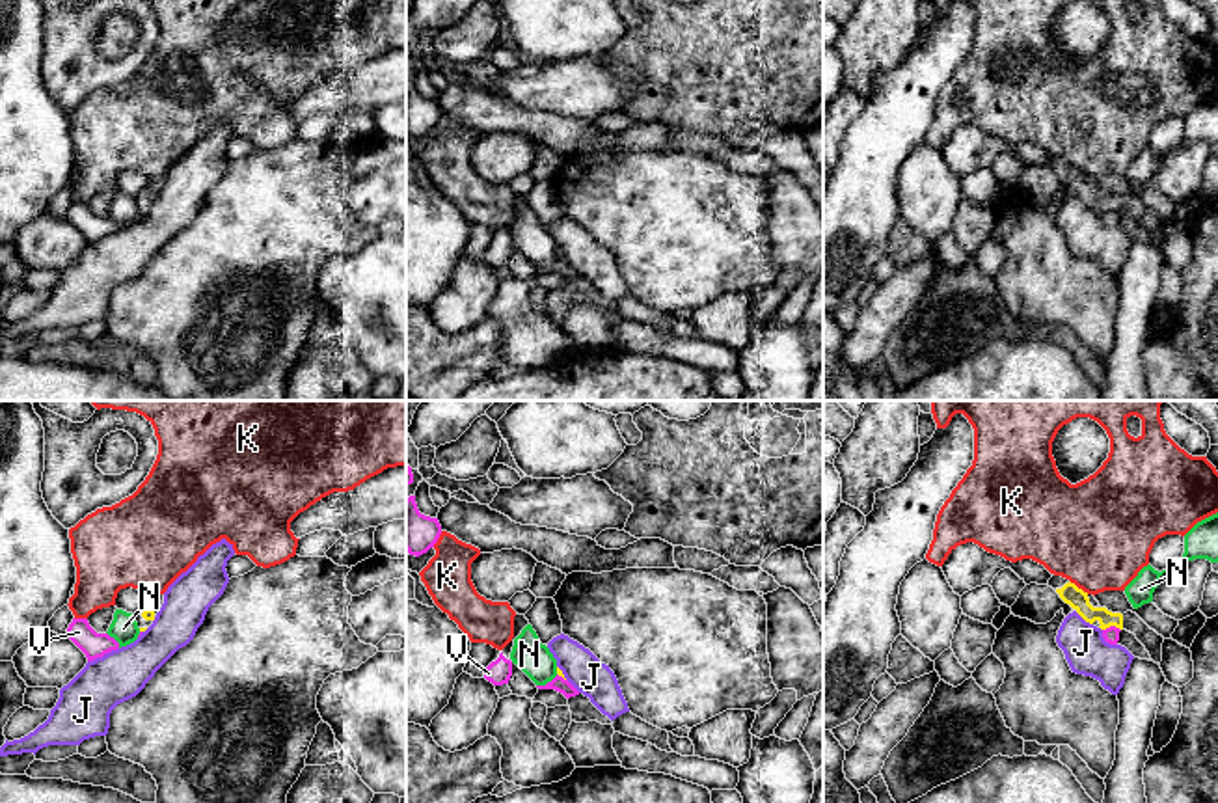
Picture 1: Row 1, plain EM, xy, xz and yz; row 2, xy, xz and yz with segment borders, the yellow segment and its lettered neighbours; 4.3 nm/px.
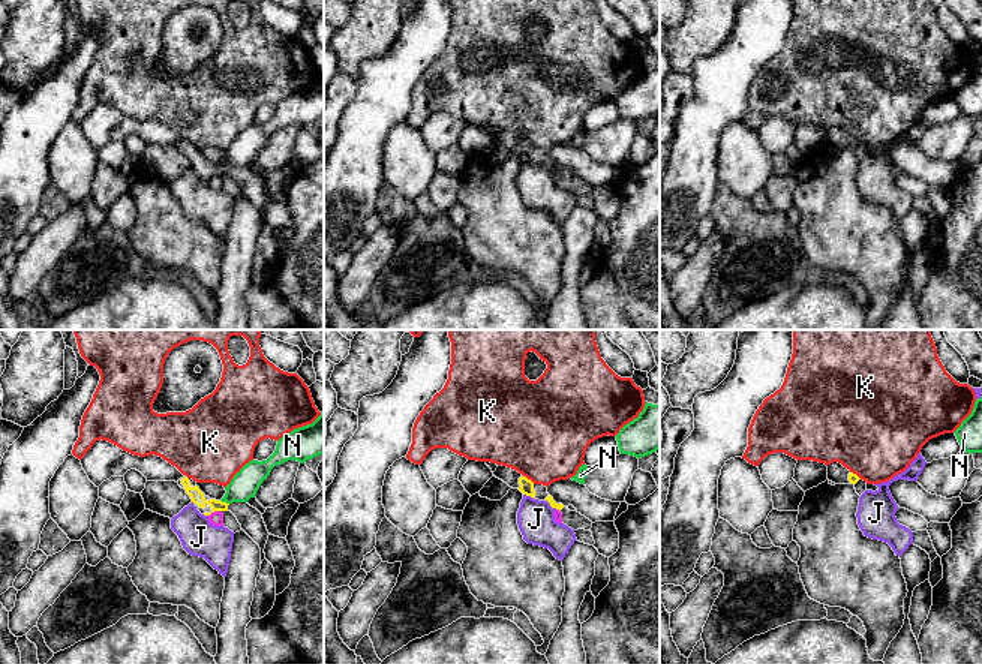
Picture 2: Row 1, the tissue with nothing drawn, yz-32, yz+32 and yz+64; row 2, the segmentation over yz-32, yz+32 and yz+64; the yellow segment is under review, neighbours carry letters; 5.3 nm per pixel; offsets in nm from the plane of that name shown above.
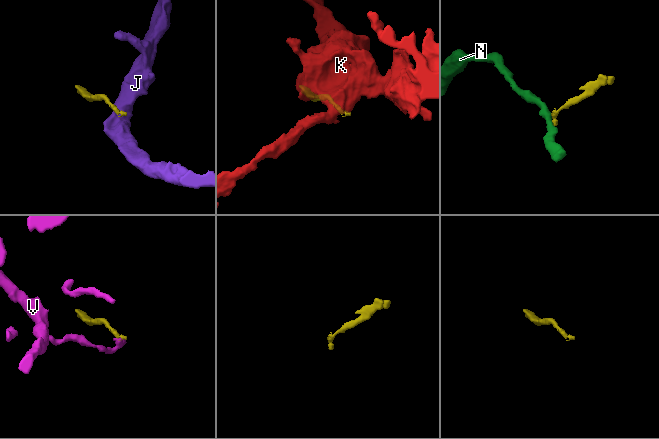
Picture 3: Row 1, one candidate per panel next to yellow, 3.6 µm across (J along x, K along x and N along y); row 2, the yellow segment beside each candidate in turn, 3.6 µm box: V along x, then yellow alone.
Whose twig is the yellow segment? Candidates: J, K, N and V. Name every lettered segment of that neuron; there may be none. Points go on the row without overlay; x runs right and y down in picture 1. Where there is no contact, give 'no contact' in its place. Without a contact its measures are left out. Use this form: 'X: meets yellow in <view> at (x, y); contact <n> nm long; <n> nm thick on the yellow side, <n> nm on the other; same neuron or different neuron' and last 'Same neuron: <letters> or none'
J: meets yellow in yz at (1084, 202); contact 100 nm long; 90 nm thick on the yellow side, 190 nm on the other; different neuron
K: meets yellow in yz at (1077, 170); contact 110 nm long; 90 nm thick on the yellow side, 480 nm on the other; different neuron
N: meets yellow in xz at (557, 254); contact 30 nm long; 20 nm thick on the yellow side, 150 nm on the other; different neuron
V: meets yellow in yz at (1110, 207); contact 80 nm long; 90 nm thick on the yellow side, 70 nm on the other; different neuron
Same neuron: none

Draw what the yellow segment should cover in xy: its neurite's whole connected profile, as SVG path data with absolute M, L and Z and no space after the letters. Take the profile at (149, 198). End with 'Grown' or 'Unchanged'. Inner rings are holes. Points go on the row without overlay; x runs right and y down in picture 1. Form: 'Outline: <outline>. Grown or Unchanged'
Outline: M153 177L151 183L147 184L147 188L142 190L142 192L134 197L140 214L145 214L145 212L153 207L153 203L155 203L155 199L156 199L158 192L162 190L162 186L164 186L164 177Z. Grown

